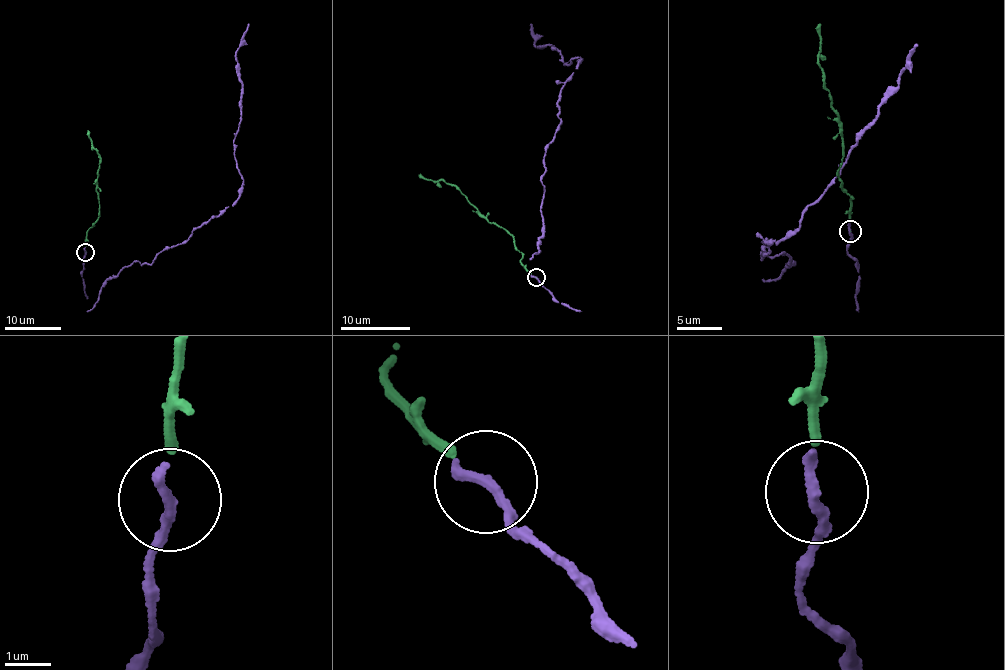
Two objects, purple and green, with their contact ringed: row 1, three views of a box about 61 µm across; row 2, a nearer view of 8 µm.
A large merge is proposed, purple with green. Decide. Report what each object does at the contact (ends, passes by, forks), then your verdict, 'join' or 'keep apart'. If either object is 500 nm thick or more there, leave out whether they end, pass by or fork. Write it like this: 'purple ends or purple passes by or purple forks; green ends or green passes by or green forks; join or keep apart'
purple ends; green ends; join

